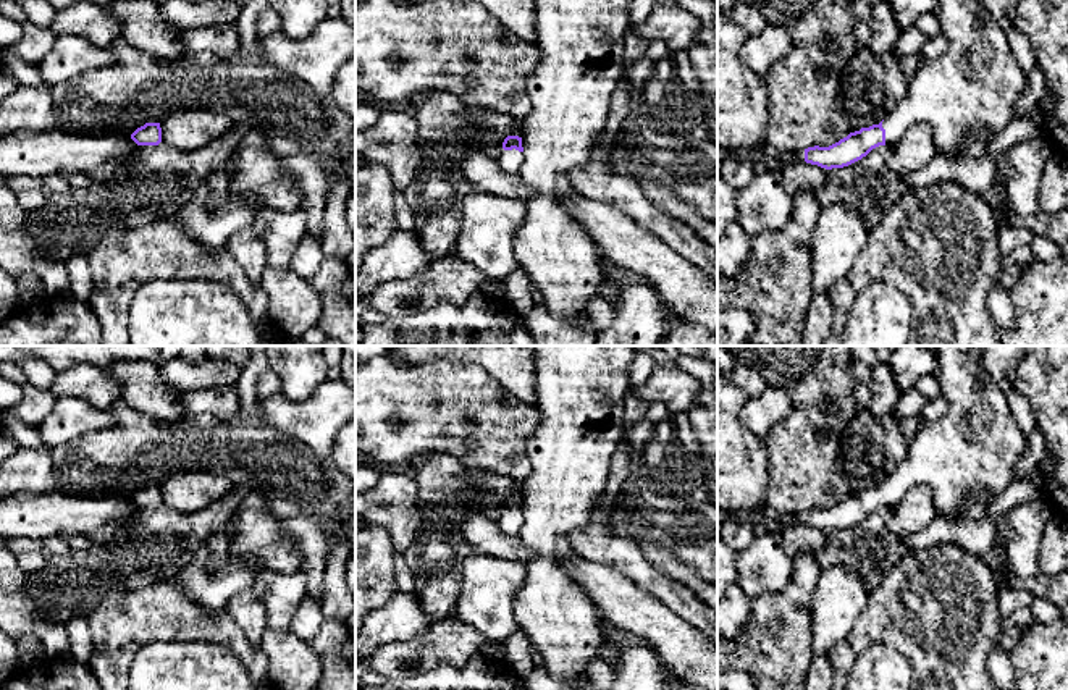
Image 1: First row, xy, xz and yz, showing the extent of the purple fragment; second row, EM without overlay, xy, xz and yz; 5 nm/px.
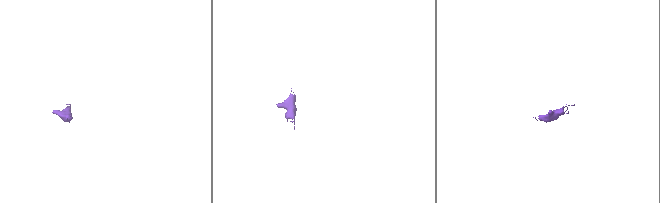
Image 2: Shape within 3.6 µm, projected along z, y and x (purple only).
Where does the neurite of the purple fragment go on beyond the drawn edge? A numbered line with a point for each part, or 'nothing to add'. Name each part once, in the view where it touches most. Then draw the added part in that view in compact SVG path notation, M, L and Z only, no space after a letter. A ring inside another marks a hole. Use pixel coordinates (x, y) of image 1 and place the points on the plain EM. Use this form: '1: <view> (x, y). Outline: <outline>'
1: yz (976, 445). Outline: M939 346L934 377L947 401L942 419L923 423L906 457L882 483L894 507L915 485L932 490L939 515L960 515L976 490L997 498L1015 478L1028 438L995 381L982 370L984 346Z
2: yz (765, 514). Outline: M766 506L758 511L738 509L738 511L729 511L729 512L740 522L761 520L761 522L779 522L780 524L779 528L767 532L767 533L782 533L785 528L792 525L805 524L805 512L780 514Z

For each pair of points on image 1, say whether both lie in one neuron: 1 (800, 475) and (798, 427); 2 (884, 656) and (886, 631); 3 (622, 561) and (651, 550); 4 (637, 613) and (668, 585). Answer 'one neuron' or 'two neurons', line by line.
1: one neuron
2: two neurons
3: two neurons
4: two neurons

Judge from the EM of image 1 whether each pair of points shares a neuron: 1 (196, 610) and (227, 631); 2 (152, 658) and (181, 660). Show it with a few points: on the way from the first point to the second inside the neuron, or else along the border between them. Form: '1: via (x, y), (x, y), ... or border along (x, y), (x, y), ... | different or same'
1: via (175, 619), (173, 627), (183, 637), (206, 639) | same
2: via (159, 660), (175, 660) | same

